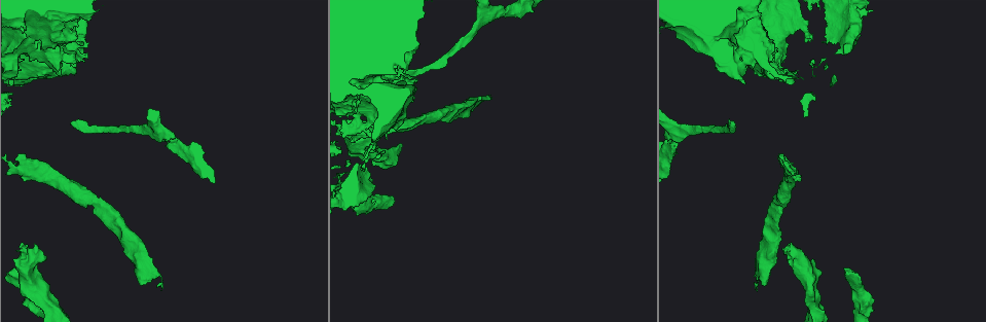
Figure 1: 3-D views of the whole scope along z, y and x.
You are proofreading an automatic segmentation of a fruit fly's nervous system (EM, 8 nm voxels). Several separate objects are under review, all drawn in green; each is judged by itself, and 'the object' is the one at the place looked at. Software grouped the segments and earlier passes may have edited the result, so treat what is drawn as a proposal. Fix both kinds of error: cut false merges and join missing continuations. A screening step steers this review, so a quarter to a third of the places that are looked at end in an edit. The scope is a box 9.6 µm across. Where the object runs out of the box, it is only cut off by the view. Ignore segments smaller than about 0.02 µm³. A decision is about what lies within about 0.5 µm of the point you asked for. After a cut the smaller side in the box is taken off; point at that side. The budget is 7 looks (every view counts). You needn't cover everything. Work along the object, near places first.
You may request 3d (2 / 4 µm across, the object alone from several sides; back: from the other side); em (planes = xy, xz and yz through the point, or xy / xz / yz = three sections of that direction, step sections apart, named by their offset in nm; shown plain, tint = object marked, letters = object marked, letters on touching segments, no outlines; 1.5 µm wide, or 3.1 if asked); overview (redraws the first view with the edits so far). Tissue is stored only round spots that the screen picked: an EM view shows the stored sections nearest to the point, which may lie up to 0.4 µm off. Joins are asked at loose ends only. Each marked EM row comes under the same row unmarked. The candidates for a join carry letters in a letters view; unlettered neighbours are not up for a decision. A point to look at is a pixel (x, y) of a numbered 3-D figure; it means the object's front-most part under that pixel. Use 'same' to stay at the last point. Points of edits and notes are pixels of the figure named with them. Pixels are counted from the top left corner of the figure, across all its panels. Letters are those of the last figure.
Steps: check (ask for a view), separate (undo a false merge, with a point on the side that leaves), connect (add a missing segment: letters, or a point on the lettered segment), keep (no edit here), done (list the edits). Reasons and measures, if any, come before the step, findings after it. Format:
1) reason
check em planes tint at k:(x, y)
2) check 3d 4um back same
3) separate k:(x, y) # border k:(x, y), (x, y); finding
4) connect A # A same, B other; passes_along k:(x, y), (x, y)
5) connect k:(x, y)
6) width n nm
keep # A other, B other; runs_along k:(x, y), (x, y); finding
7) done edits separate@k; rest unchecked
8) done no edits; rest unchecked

branch stops here
check 3d 2um at 1:(782, 250)

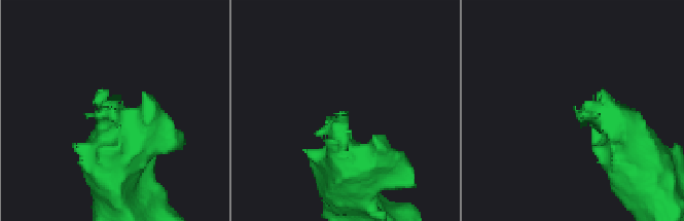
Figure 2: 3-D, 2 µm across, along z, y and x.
need the tissue
check em planes letters at 2:(114, 104)

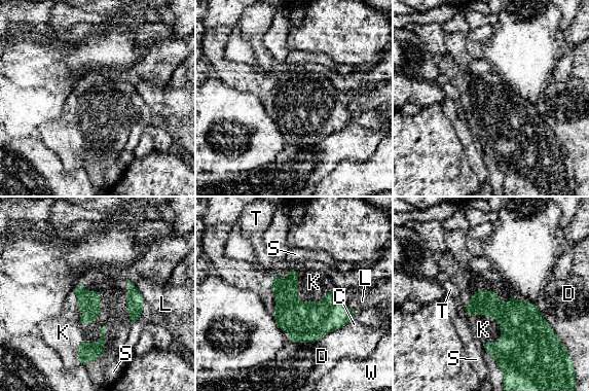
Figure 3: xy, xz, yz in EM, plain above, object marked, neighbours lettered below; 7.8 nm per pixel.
connect K # C other, D other, K same, L other, S other, T other, W other; it goes on there

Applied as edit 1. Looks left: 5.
tapers out
check 3d 4um at 1:(757, 286)

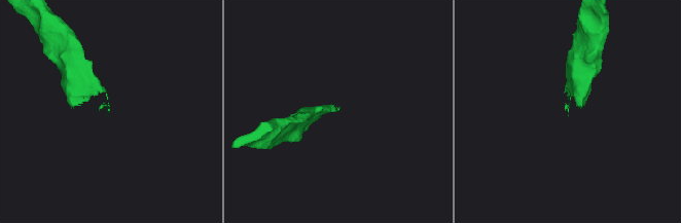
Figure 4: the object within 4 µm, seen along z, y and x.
need the tissue
check em yz step 8 letters at 4:(331, 104)

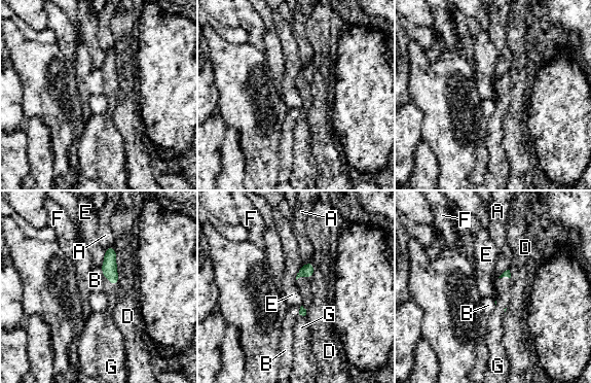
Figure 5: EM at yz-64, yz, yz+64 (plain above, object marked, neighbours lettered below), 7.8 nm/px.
connect G # A other, B other, D other, E other, F other, G same; passes_along 5:(109, 267), (110, 283), (110, 290); it goes on there

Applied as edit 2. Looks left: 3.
an open end
check 3d 4um at 1:(17, 156)

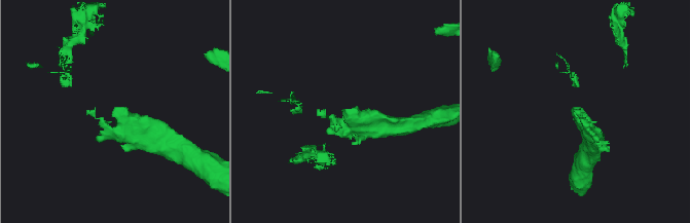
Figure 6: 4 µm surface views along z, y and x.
check em xy step 8 letters at 6:(348, 109)

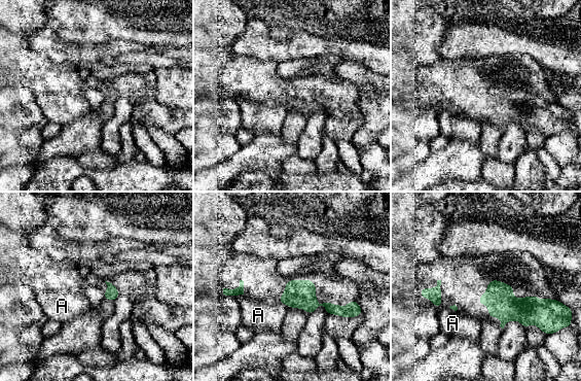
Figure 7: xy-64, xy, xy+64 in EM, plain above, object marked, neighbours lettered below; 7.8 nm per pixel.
check em planes letters same

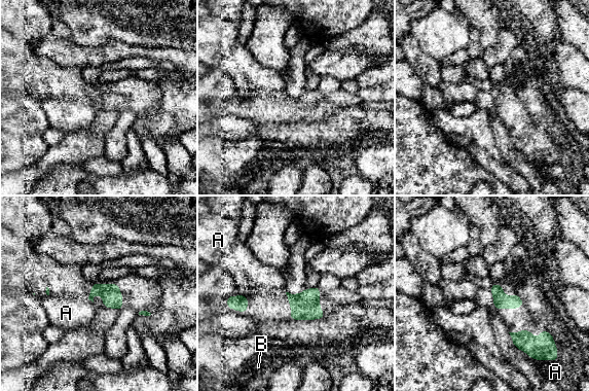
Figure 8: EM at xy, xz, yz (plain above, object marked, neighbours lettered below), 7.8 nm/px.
keep # A other, B other; border 8:(516, 347), (529, 356); none of them fits

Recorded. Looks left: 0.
done edits connect@3, connect@5; rest unchecked

